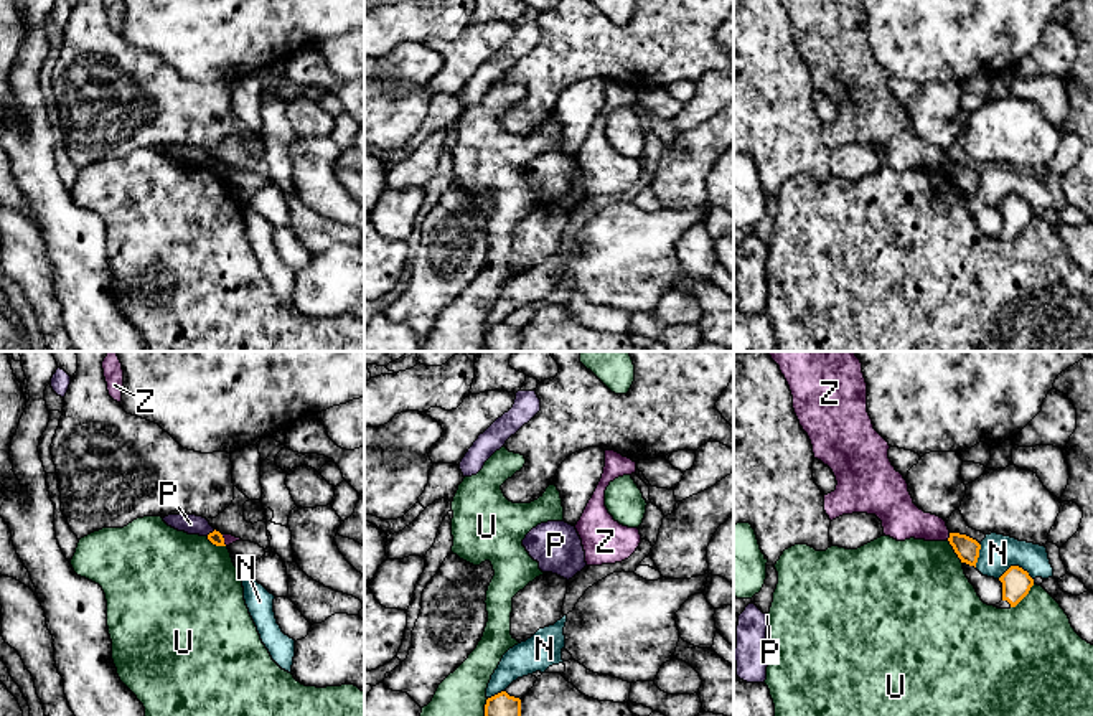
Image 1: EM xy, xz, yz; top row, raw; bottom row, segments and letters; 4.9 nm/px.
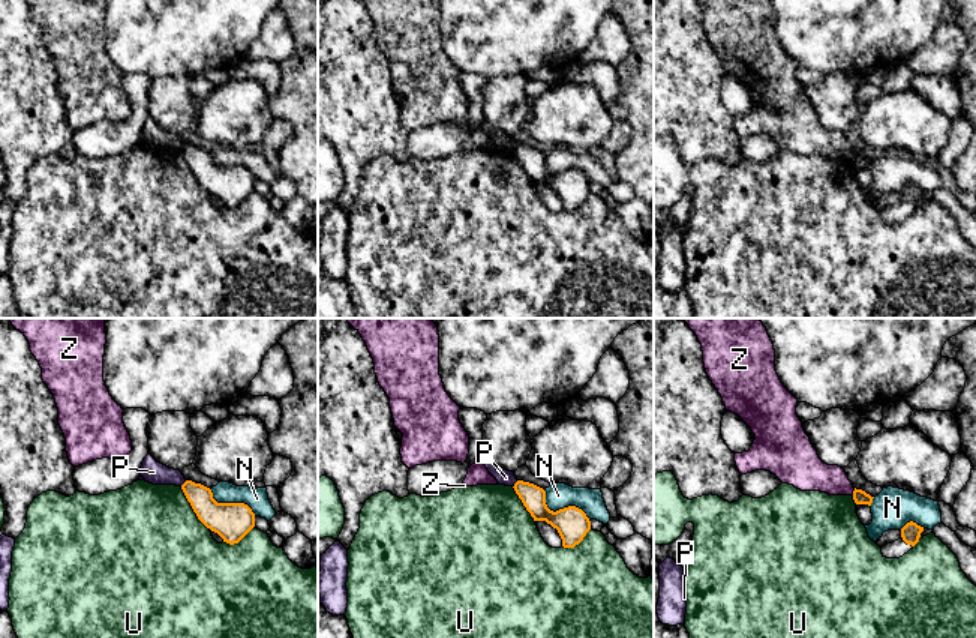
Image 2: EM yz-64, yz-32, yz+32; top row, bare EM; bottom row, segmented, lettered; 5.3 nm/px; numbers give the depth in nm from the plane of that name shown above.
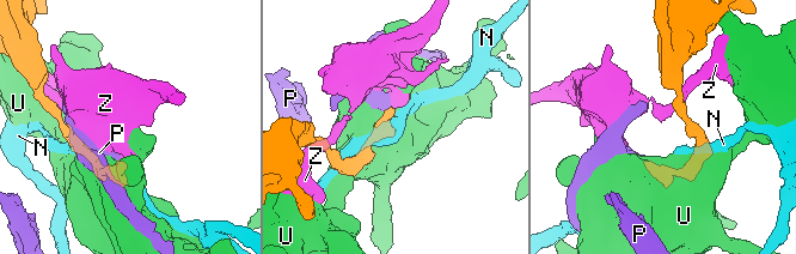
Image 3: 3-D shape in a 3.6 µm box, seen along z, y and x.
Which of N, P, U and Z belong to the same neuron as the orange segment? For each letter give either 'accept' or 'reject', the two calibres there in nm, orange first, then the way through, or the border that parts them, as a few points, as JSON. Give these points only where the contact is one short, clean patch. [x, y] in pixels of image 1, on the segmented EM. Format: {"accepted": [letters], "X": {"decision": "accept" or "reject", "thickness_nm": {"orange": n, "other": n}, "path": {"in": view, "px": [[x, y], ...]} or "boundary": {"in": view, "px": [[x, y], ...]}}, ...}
{"accepted": [], "N": {"decision": "reject", "thickness_nm": {"orange": 140, "other": 180}}, "P": {"decision": "reject", "thickness_nm": {"orange": 70, "other": 100}, "boundary": {"in": "xy", "px": [[215, 530], [206, 535]]}}, "U": {"decision": "reject", "thickness_nm": {"orange": 140, "other": 440}}, "Z": {"decision": "reject", "thickness_nm": {"orange": 120, "other": 190}}}

